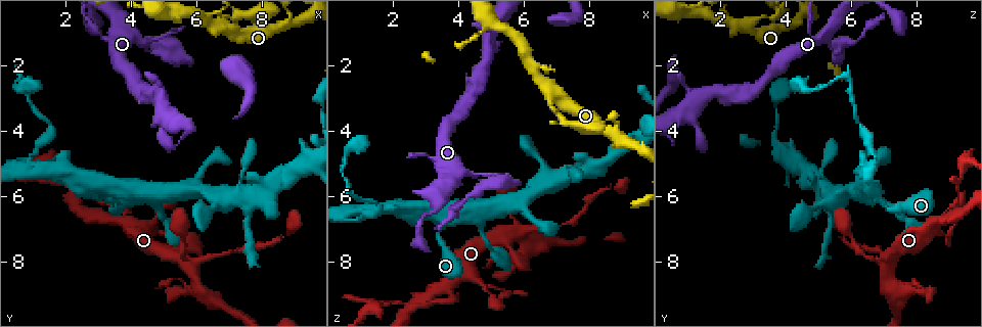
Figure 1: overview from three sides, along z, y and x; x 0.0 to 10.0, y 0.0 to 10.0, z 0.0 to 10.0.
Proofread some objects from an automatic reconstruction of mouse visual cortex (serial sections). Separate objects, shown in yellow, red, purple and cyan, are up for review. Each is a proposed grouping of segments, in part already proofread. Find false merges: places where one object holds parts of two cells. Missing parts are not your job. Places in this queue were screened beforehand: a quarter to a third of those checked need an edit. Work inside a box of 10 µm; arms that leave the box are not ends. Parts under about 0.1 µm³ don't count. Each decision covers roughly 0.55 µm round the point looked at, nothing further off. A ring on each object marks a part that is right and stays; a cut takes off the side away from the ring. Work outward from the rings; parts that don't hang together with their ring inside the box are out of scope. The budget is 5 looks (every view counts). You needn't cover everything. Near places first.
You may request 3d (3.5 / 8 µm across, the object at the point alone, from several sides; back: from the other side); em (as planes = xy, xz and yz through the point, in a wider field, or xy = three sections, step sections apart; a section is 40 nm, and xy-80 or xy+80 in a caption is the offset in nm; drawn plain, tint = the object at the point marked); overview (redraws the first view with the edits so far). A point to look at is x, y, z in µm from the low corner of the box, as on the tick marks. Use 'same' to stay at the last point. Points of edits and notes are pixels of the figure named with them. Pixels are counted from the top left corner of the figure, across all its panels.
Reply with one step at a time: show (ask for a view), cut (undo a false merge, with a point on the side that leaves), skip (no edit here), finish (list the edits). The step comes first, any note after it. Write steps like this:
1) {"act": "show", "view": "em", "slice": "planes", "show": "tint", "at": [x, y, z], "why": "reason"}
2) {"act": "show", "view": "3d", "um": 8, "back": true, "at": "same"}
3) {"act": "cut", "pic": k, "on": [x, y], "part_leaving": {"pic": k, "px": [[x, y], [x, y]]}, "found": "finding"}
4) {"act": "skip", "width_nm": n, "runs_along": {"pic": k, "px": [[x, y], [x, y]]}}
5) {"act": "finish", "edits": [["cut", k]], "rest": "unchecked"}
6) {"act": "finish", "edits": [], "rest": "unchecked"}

{"act": "show", "view": "3d", "um": 3.5, "at": [1.00, 4.75, 6.75]}

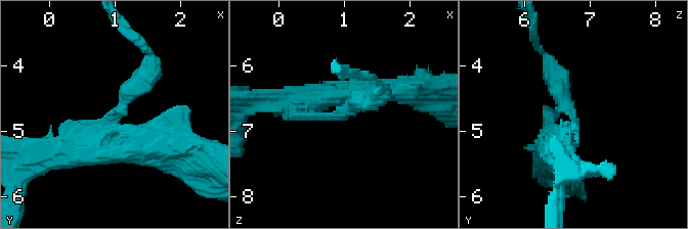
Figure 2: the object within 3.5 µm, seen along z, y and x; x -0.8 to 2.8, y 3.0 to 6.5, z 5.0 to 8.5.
{"act": "show", "view": "em", "slice": "xy", "step": 3, "show": "tint", "at": [1.00, 4.70, 6.70], "arm_widths_nm": [150, 300]}

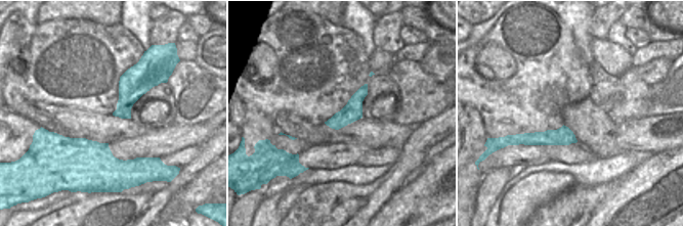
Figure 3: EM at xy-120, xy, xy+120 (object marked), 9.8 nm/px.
{"act": "cut", "pic": 2, "on": [118, 116], "part_leaving": {"pic": 2, "px": [[314, 116], [339, 116], [380, 90]]}, "found": "two cells meet here"}

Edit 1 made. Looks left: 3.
{"act": "show", "view": "overview"}

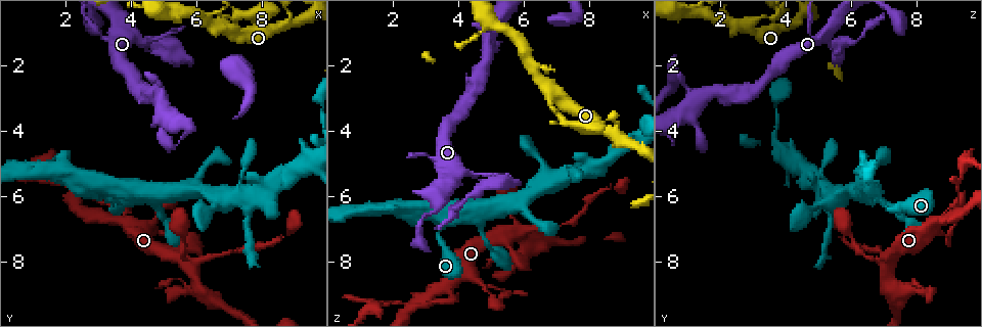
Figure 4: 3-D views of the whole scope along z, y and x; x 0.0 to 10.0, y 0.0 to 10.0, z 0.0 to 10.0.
{"act": "show", "view": "3d", "um": 3.5, "at": [4.90, 1.30, 5.35], "why": "narrows sharply"}

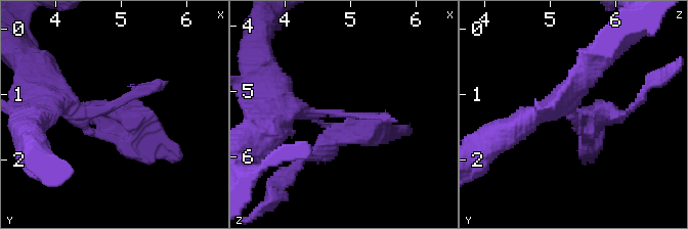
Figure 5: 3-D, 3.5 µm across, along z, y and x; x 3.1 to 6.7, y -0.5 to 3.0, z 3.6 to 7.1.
{"act": "show", "view": "em", "slice": "xy", "step": 5, "show": "tint", "at": [4.90, 1.20, 5.40], "why": "need the tissue"}

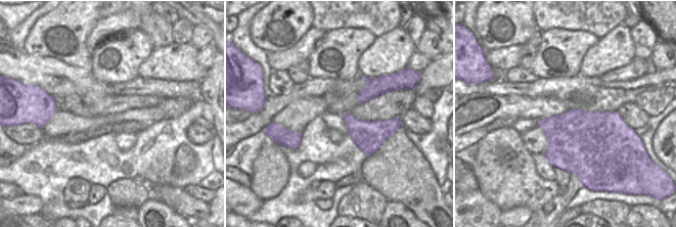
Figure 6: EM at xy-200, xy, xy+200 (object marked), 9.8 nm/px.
{"act": "cut", "pic": 5, "on": [332, 151], "part_leaving": {"pic": 5, "px": [[348, 122], [373, 134], [411, 129]]}, "found": "two cells meet here"}

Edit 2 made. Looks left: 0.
{"act": "finish", "edits": [["cut", 2], ["cut", 5]], "rest": "unchecked"}

